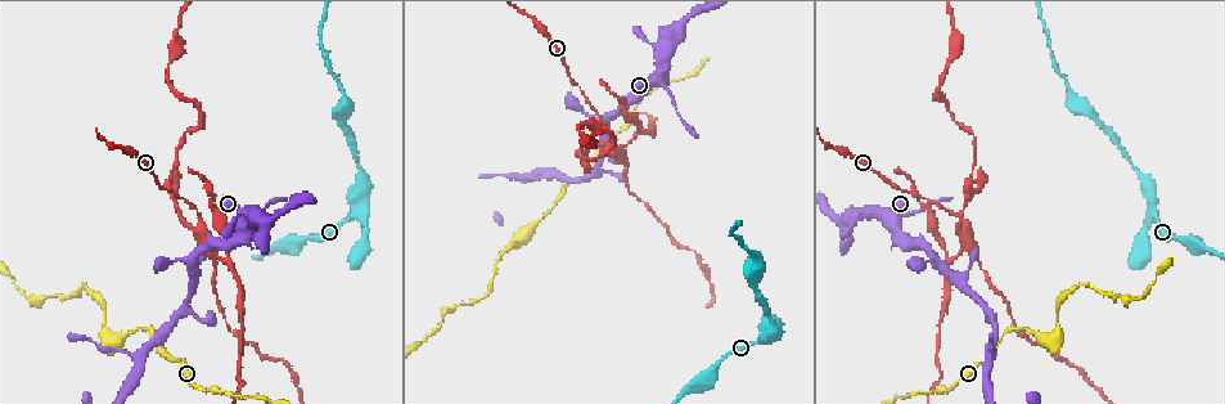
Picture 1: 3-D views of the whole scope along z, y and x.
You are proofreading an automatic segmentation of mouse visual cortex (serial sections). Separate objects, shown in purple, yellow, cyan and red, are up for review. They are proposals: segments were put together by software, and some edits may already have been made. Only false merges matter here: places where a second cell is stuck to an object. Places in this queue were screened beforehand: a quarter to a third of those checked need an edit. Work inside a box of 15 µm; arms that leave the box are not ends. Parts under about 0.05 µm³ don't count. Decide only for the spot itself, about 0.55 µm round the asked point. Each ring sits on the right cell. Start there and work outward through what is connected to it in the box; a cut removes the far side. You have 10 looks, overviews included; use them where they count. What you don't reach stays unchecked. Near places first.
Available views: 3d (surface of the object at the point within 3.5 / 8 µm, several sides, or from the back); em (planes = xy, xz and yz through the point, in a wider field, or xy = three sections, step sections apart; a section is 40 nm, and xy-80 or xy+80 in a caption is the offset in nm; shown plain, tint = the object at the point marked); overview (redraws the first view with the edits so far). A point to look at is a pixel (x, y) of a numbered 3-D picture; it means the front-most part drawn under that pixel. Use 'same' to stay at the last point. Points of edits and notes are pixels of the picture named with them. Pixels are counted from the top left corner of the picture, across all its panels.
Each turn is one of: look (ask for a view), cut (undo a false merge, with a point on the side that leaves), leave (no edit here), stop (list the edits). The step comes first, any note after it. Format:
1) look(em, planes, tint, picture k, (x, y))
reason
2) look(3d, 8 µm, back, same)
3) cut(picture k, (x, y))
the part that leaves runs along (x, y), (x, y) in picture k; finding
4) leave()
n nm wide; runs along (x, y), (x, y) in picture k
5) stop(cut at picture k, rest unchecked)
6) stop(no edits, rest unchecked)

look(3d, 3.5 µm, picture 1, (614, 149))

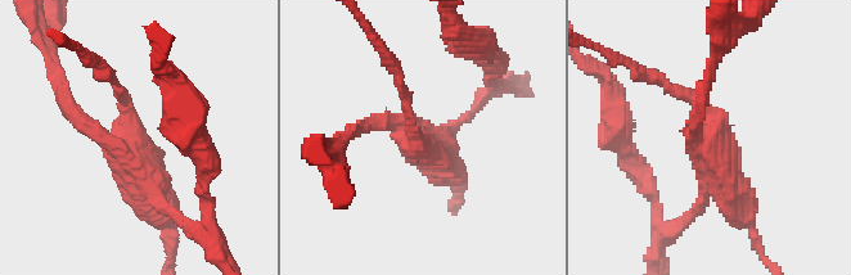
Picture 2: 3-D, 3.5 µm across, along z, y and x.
look(em, xy, step 1, tint, picture 2, (415, 143))
3 arms; arms of 150, 200, 300 nm

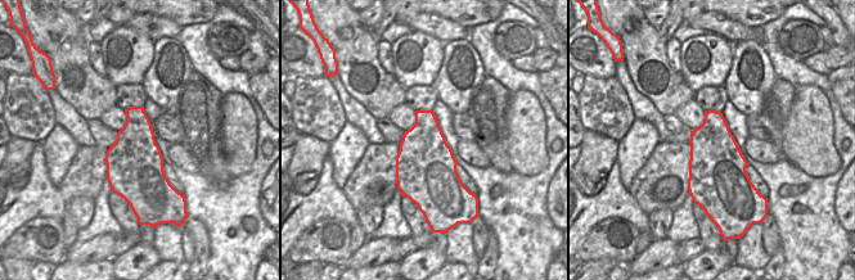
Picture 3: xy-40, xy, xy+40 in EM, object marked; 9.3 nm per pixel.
cut(picture 2, (73, 109))
the part that leaves runs along (111, 143), (71, 111), (43, 44) in picture 2; a second cell is stuck on

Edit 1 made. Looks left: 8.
look(3d, 3.5 µm, back, picture 1, (899, 221))
three-way junction

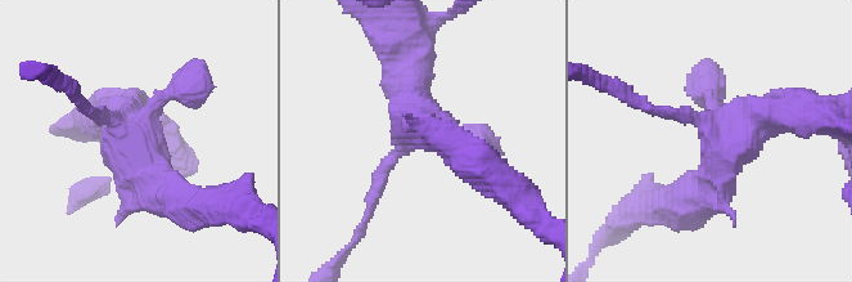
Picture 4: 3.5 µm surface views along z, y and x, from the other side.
leave()
runs along (469, 140), (426, 128), (386, 164), (370, 200) in picture 4; one cell here

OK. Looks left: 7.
look(3d, 3.5 µm, picture 1, (109, 340))

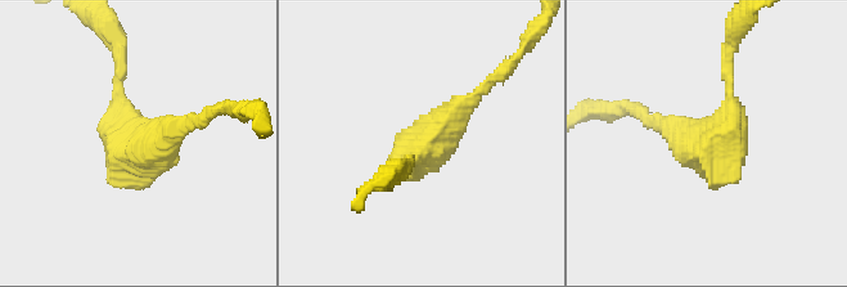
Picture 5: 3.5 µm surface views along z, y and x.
look(em, xy, step 3, tint, picture 5, (418, 154))
arms of 150, 300 nm

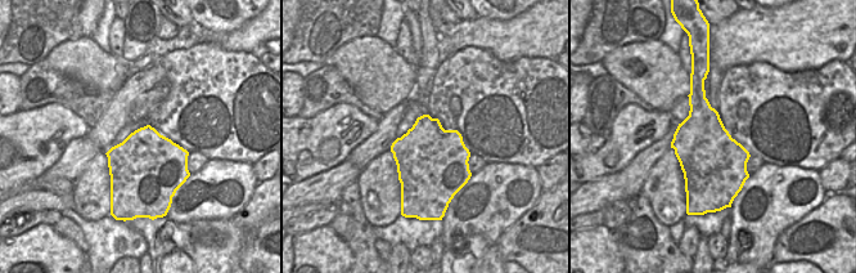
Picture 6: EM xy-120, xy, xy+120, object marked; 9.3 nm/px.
look(em, xy, step 5, tint, same)

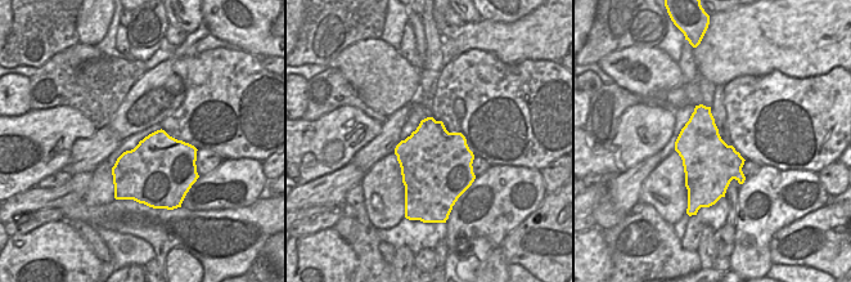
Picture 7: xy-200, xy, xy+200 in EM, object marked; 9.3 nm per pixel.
leave()
runs along (181, 124), (153, 147), (122, 135), (118, 52) in picture 5; all the same cell

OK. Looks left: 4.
look(3d, 3.5 µm, picture 1, (138, 355))
three arms meet

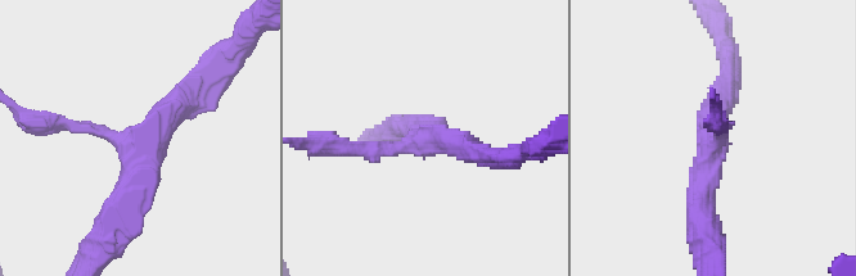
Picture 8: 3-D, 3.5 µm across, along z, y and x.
look(em, planes, tint, picture 8, (138, 140))
need the tissue

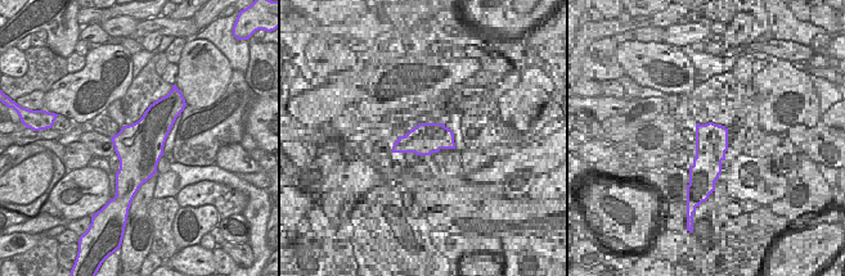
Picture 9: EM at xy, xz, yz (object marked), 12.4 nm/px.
look(em, xy, step 1, tint, same)

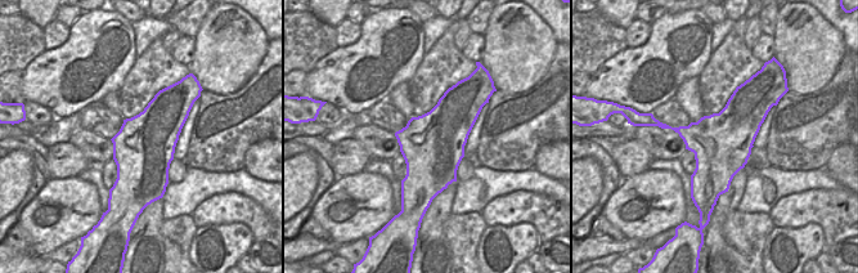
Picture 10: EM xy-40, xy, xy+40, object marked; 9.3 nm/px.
leave()
arms of 150, 300, 350 nm; runs along (199, 80), (140, 139), (116, 221) in picture 8; one cell here

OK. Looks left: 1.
stop(cut at picture 2, rest unchecked)

